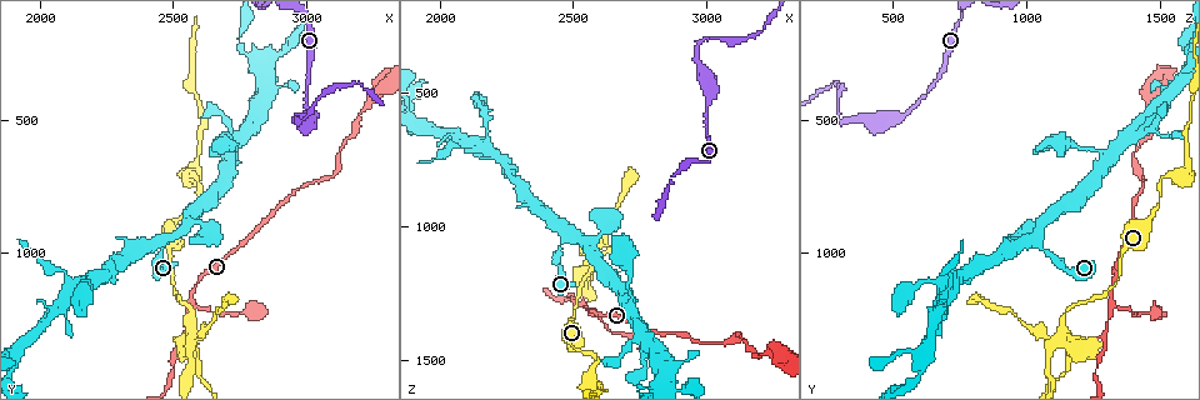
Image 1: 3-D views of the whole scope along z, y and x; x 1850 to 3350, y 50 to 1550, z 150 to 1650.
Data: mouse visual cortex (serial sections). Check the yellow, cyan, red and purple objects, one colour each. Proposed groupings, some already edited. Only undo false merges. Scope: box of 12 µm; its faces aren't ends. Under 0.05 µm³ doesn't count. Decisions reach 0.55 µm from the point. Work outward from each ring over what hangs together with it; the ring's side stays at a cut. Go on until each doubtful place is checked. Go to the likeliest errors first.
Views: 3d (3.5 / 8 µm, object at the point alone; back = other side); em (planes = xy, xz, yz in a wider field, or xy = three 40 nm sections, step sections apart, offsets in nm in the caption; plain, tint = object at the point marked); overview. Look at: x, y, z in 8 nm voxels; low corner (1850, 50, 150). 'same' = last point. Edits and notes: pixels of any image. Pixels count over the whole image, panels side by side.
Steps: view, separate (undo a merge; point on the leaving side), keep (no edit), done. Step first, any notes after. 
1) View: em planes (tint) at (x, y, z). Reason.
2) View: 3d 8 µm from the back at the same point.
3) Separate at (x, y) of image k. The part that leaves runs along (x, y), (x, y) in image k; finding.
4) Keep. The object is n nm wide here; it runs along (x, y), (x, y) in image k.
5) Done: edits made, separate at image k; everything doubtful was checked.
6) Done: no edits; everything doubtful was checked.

View: 3d 8 µm at (2590, 790, 1500). A narrow waist.

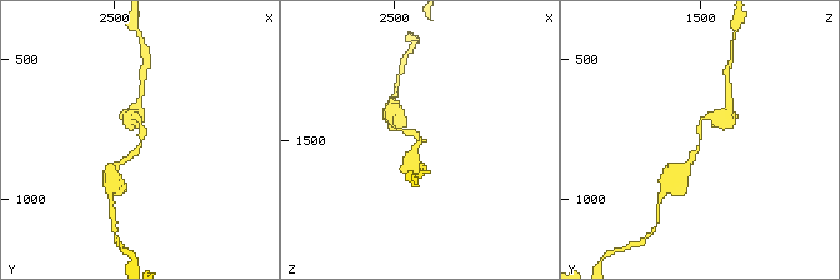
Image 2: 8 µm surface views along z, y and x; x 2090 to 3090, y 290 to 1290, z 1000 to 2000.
View: em planes (tint) at (2590, 790, 1500). The arms are 150, 200 nm wide; now the EM.

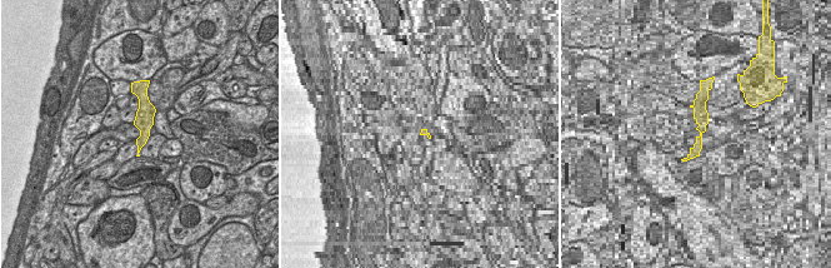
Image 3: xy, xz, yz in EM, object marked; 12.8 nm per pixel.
Keep. It runs along (688, 165), (699, 145), (703, 118), (714, 116) in image 2; one cell here.

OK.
View: 3d 3.5 µm from the back at (2570, 1200, 1330). Three-way junction.

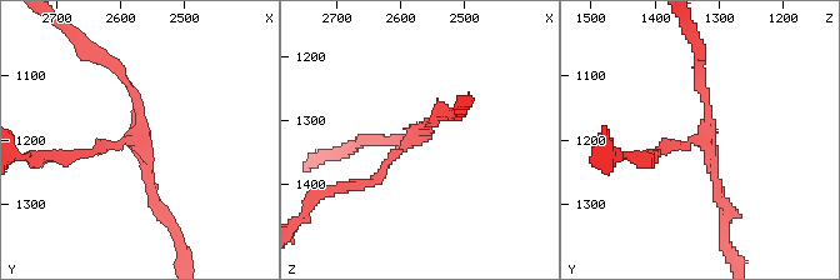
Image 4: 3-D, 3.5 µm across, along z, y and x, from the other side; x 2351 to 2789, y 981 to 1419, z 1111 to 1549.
Keep. It runs along (698, 63), (708, 131), (656, 154) in image 4; continuous, no second cell.

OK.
View: 3d 8 µm at (2970, 510, 320). Abrupt turn.

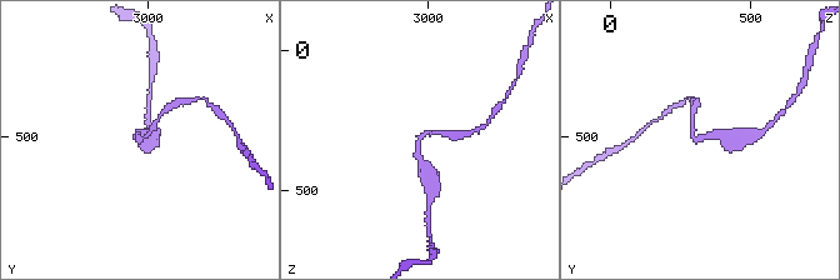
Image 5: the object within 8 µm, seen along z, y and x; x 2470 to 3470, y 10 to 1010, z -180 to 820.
View: 3d 3.5 µm at (2970, 500, 310). Closer look.

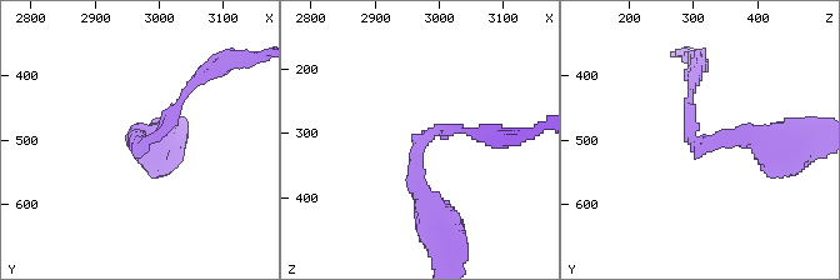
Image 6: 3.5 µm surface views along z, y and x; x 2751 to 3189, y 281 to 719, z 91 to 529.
View: em planes (tint) at (2975, 505, 315). The arms are 150, 300 nm wide.

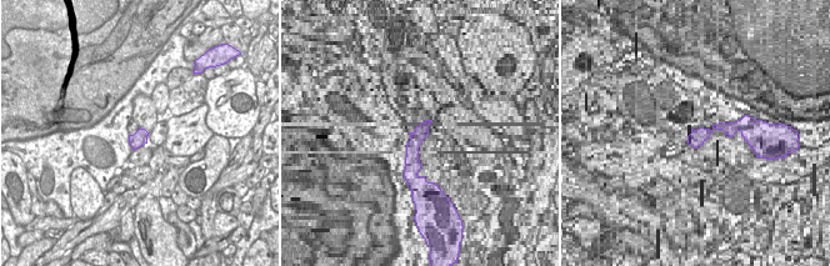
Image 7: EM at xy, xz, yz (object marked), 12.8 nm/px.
Keep. It runs along (769, 145), (698, 145), (691, 84) in image 6; continuous, no second cell.

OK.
View: 3d 3.5 µm at (2560, 1300, 1140). Small branch off a trunk.

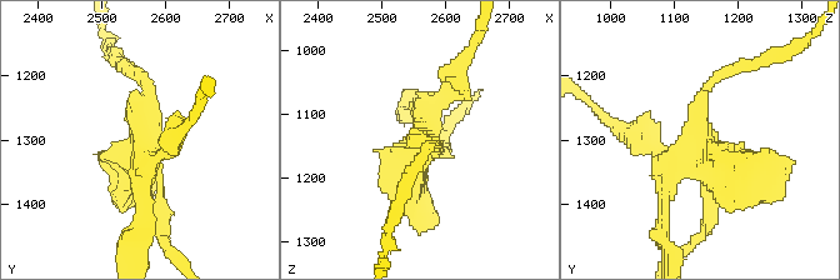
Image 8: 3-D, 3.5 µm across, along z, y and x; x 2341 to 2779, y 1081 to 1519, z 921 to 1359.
View: em xy step 3 (tint) at (2565, 1305, 1135).

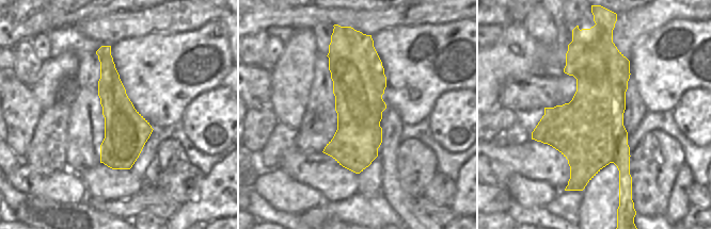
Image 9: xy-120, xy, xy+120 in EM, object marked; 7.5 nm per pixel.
Separate at (139, 176) of image 8. The part that leaves runs along (144, 98), (148, 159), (171, 144) in image 8; a second cell is stuck on.

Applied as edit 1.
Done: edits made, separate at image 8; everything doubtful was checked.

